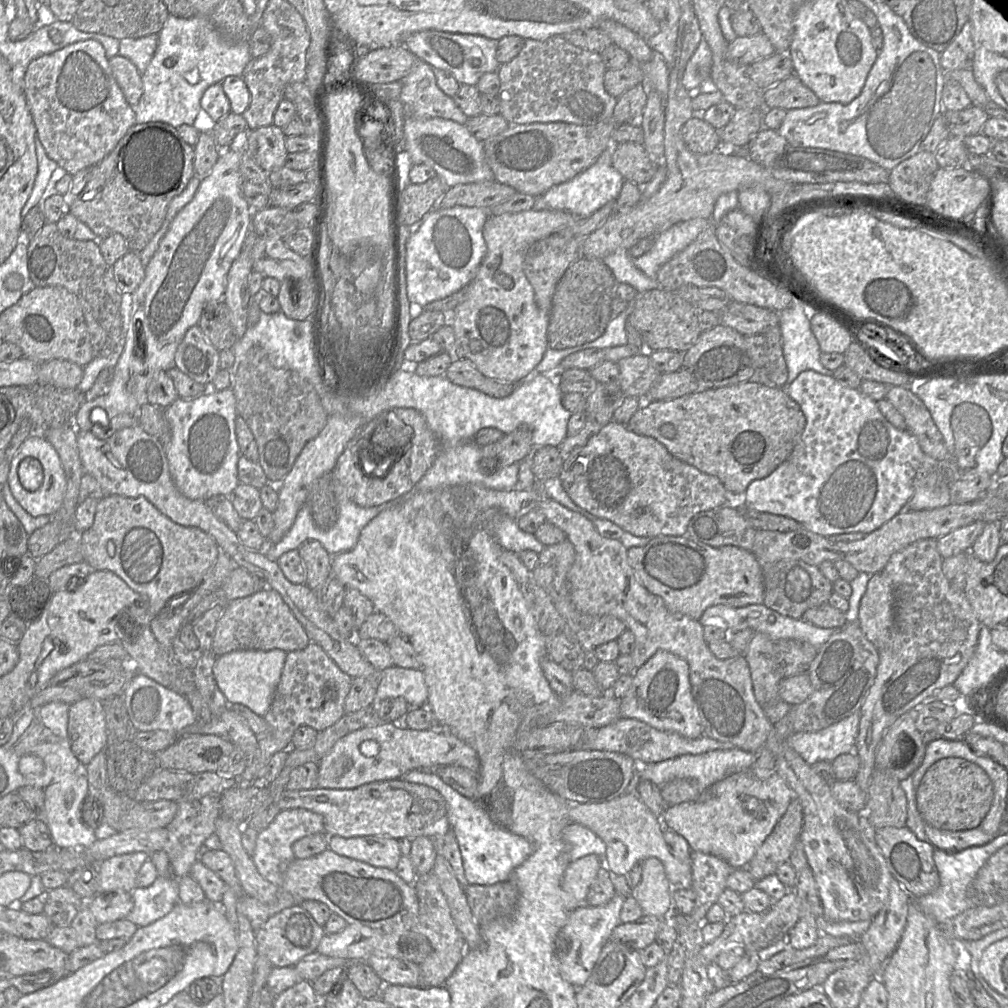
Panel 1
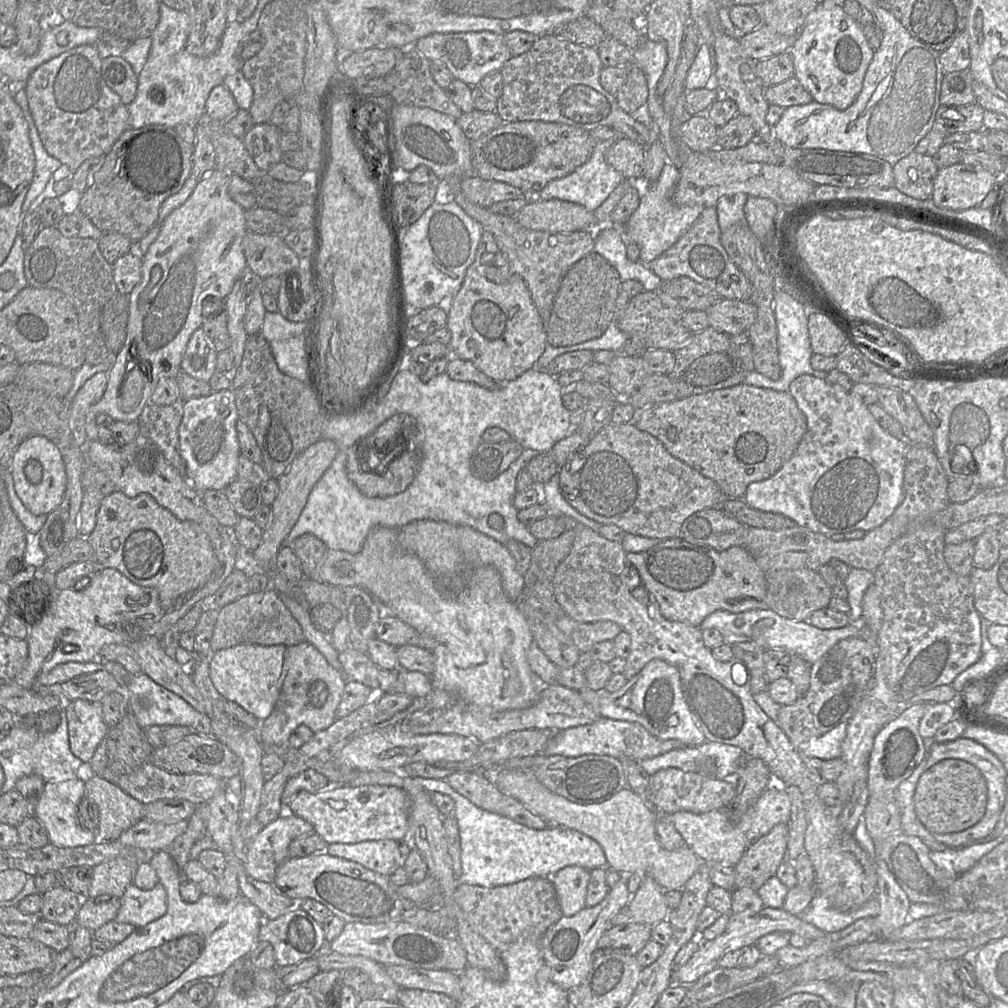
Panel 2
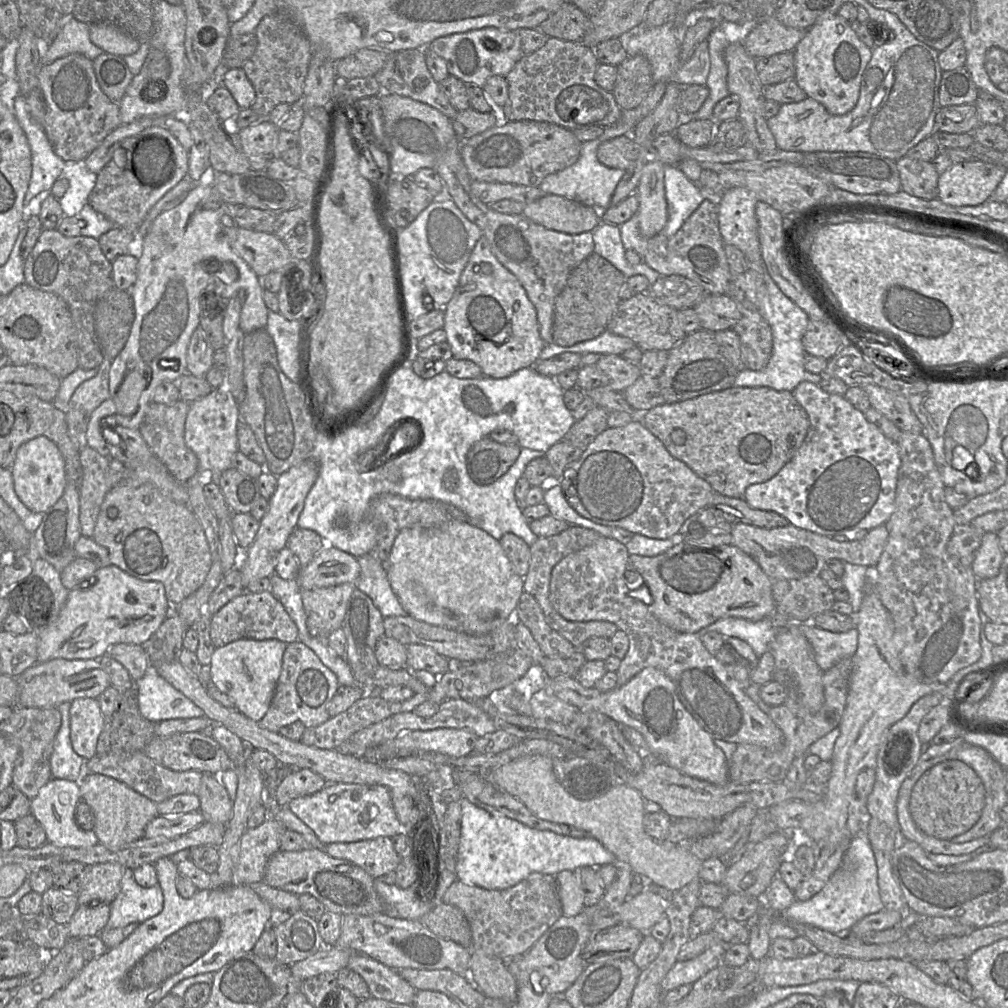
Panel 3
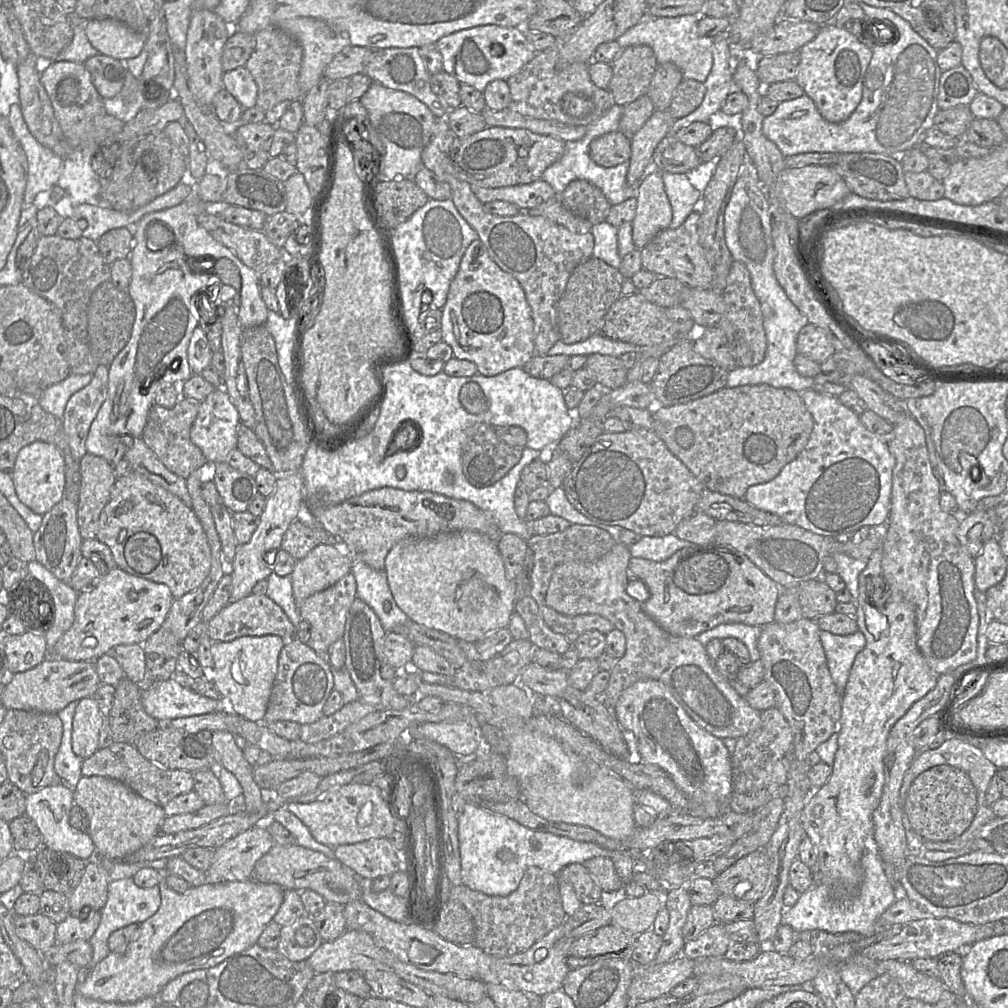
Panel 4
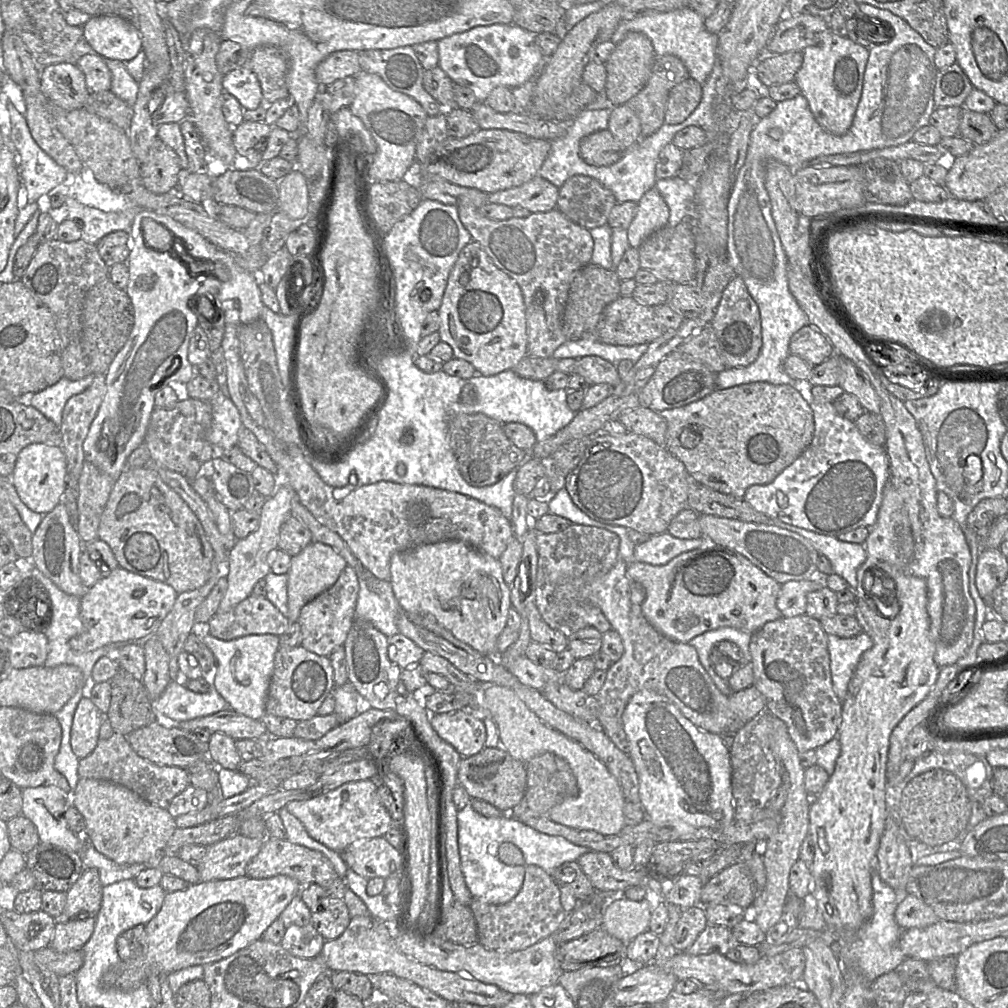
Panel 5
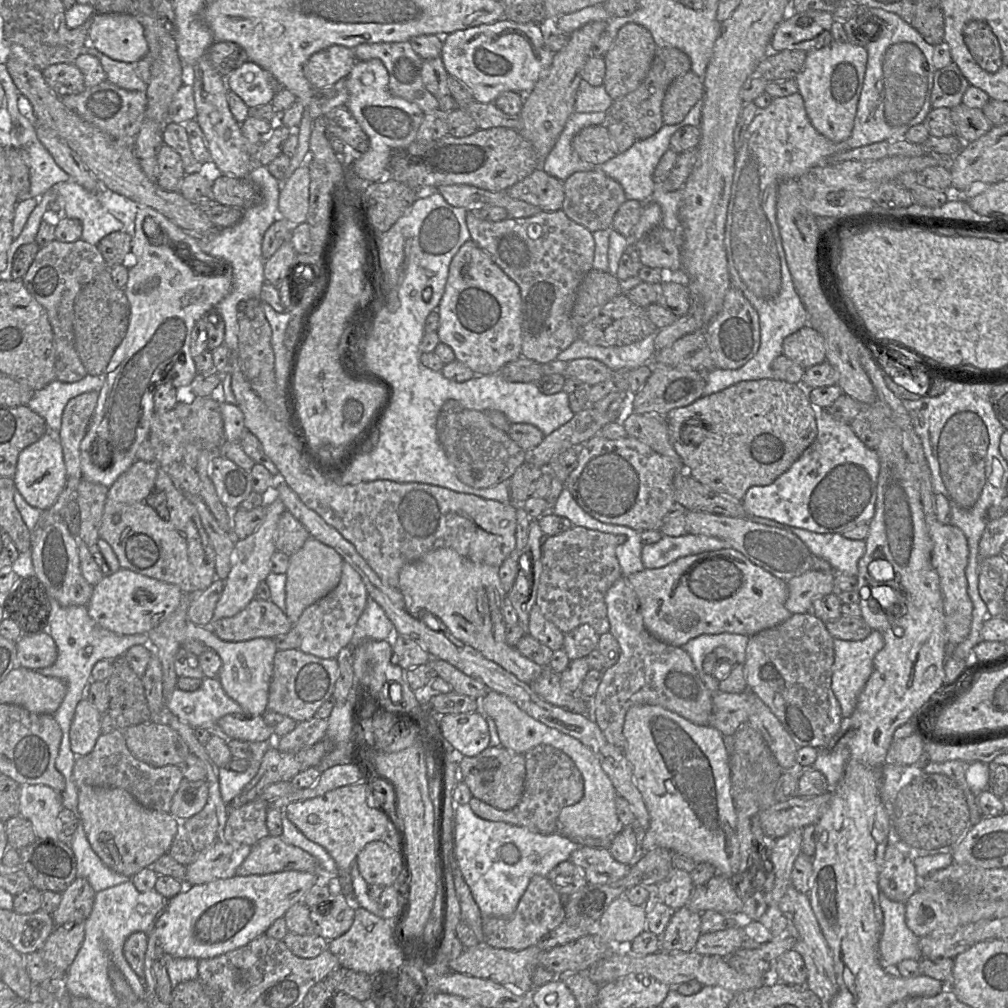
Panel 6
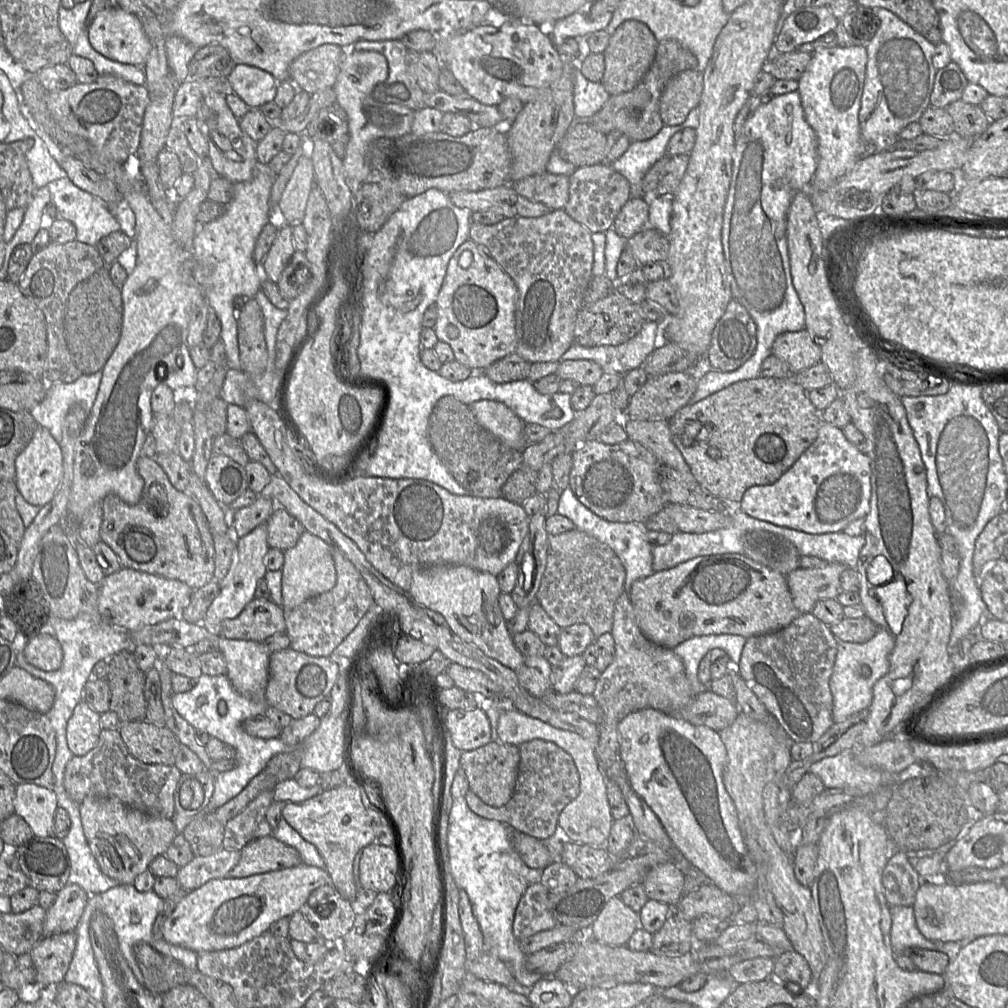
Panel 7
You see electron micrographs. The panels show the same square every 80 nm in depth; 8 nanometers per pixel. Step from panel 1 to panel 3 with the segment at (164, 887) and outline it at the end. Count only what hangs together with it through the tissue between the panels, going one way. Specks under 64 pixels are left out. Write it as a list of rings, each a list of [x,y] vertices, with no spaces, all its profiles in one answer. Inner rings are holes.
[[[127,870],[122,879],[121,890],[110,904],[110,917],[105,929],[127,926],[142,922],[158,915],[164,905],[163,892],[157,883],[151,888],[139,886]]]

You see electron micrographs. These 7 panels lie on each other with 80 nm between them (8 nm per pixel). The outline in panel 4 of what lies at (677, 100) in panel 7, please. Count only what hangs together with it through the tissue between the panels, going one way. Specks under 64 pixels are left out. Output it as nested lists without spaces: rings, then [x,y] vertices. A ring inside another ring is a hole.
[[[683,79],[674,91],[668,111],[674,120],[687,116],[701,103],[706,93],[705,85],[693,79]]]

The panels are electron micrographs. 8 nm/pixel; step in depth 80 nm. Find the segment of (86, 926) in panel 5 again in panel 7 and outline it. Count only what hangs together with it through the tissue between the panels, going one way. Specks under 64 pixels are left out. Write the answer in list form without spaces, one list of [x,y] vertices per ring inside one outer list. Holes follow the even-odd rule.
[[[74,932],[56,934],[51,937],[41,939],[31,950],[30,955],[37,971],[37,984],[47,991],[52,990],[51,996],[54,998],[55,988],[64,981],[65,975],[71,964],[76,948],[76,935]]]

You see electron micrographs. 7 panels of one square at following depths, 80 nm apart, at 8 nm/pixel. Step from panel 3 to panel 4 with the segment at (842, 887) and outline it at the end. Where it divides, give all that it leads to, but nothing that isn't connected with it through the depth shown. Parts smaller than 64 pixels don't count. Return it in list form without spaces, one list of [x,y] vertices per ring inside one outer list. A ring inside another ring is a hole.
[[[874,836],[860,863],[863,880],[856,896],[846,900],[836,900],[832,897],[828,886],[814,884],[809,890],[800,894],[794,906],[784,910],[781,924],[790,926],[795,934],[809,930],[822,930],[830,933],[856,932],[862,936],[872,936],[877,933],[879,917],[902,893],[899,894],[899,884],[895,887],[884,872],[884,863],[879,856]]]

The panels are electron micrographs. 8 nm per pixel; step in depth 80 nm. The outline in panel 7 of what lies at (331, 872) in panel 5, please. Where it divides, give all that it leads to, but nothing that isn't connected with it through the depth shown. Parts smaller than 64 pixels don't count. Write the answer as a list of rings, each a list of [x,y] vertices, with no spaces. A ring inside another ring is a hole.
[[[273,835],[250,841],[240,850],[240,860],[229,872],[229,878],[245,878],[282,870],[302,863],[299,852]]]

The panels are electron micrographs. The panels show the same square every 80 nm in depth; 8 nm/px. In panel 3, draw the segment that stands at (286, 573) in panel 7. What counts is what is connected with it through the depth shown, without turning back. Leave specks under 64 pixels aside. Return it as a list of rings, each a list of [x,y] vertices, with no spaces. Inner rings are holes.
[[[327,544],[309,564],[301,567],[296,580],[302,590],[311,590],[356,583],[359,574],[357,558]]]

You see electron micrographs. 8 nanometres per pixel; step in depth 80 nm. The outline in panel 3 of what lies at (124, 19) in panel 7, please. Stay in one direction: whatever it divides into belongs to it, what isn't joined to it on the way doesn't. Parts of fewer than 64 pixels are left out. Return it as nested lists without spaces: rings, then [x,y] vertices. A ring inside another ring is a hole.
[[[109,23],[90,25],[91,42],[105,53],[124,57],[138,51],[140,41]]]

